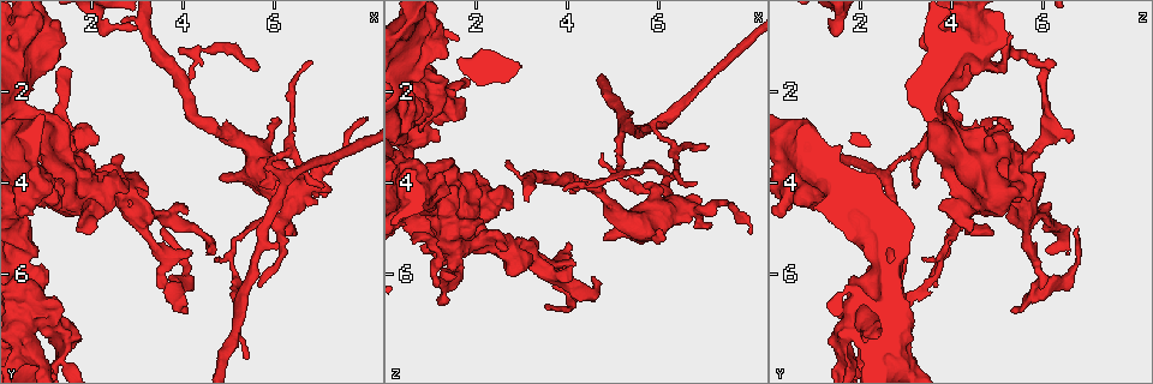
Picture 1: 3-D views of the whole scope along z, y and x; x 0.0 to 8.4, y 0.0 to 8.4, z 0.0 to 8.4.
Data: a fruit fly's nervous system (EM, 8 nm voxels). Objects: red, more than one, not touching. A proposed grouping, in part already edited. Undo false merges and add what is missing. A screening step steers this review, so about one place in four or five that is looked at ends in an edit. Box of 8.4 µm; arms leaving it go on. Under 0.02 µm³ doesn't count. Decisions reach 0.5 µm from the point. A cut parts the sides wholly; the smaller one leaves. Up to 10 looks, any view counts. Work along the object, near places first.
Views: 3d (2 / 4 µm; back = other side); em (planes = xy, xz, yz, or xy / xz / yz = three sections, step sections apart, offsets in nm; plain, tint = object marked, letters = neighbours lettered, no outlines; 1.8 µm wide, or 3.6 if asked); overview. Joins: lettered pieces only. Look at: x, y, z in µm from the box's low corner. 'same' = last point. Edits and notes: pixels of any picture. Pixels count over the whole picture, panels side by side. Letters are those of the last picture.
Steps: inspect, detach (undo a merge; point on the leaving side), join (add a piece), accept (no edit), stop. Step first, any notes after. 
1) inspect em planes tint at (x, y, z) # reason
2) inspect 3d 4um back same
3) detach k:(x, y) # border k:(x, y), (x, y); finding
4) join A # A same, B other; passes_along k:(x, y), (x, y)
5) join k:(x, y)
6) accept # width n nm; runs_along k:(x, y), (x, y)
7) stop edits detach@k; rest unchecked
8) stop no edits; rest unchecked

inspect em planes plain at (1.40, 7.65, 2.15) # abrupt turn

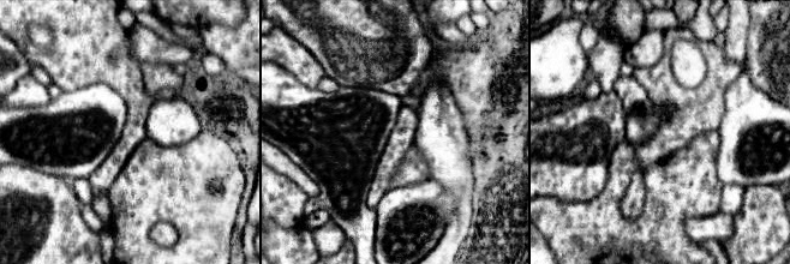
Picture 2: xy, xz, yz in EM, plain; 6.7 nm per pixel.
inspect em planes letters same # what lies round it

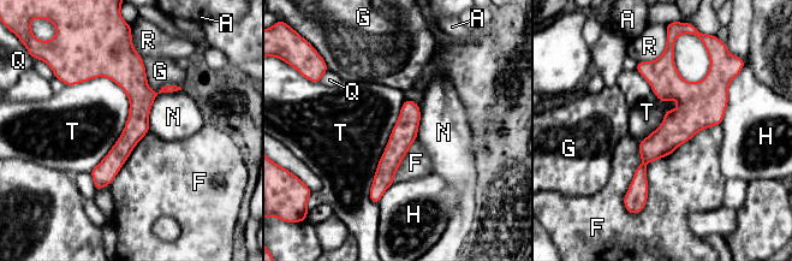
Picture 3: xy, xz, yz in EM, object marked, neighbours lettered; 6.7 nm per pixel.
accept # A other, F other, G other, H other, N other, Q other, R other, T other; border 3:(105, 76), (129, 117), (89, 171); continuous, no second neuron

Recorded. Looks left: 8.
inspect 3d 2um back at (0.80, 5.60, 2.20) # branch stops here

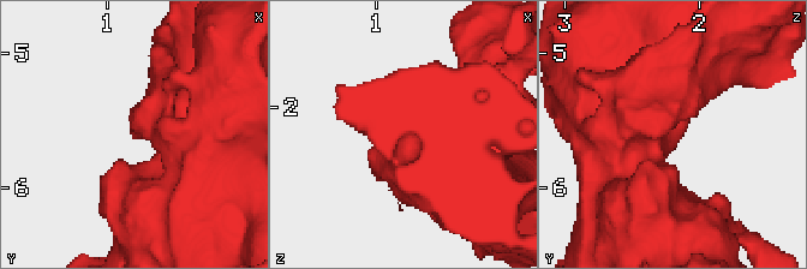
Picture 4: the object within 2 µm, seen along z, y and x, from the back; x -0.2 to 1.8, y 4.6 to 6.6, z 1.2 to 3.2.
inspect em xz step 4 tint at (0.78, 5.52, 2.24) # now the EM

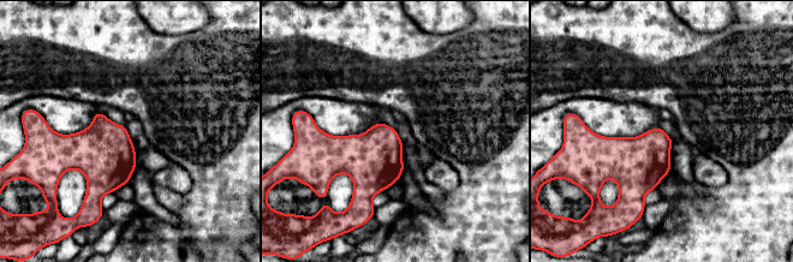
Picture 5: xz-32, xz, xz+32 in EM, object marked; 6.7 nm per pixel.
inspect em planes letters same # another direction

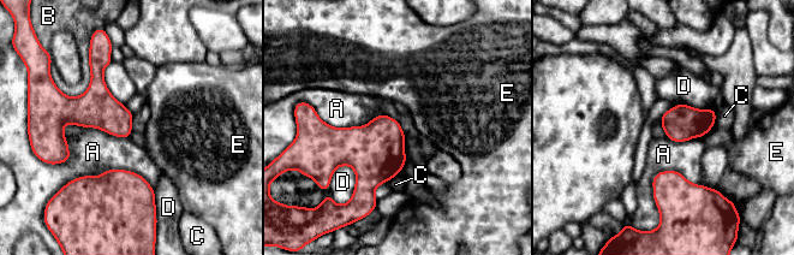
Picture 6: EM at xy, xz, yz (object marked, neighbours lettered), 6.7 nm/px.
accept # A other, B other, C other, D other, E other; none of them fits

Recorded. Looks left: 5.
inspect 3d 2um back at (4.00, 6.80, 5.30) # thin end

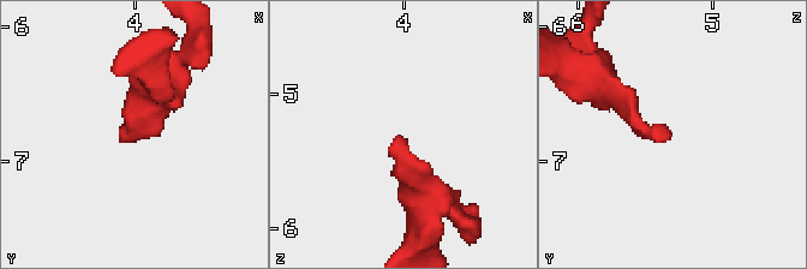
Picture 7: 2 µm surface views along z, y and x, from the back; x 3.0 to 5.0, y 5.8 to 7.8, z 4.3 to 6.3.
inspect em xy step 16 plain at (4.00, 6.80, 5.32)

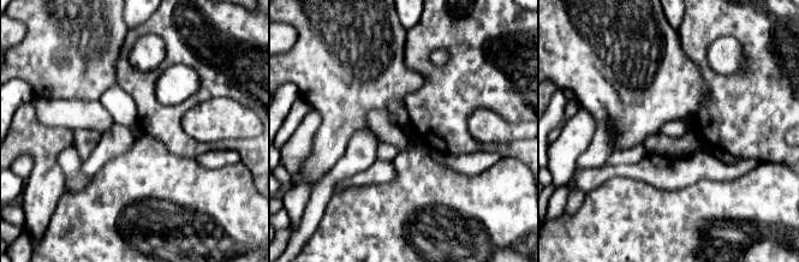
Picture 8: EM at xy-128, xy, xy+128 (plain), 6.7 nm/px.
inspect em xy step 16 letters same # what lies round it

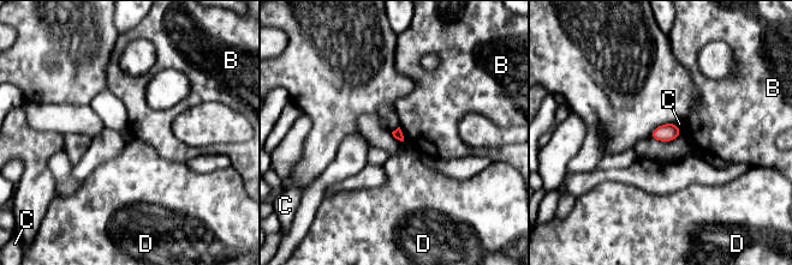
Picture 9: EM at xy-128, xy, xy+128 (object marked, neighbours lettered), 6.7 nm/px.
accept # B other, C other, D other; border 9:(399, 126), (404, 140); none of them fits

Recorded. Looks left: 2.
inspect em planes letters at (1.15, 1.45, 5.95) # touches itself

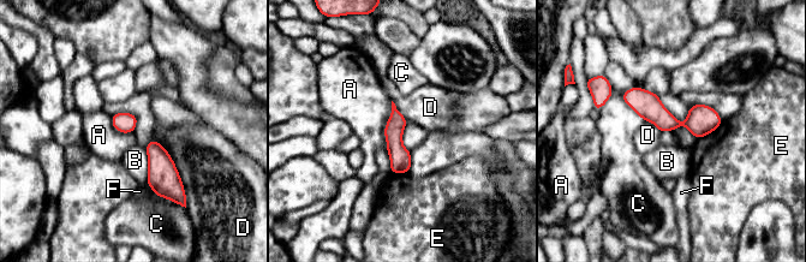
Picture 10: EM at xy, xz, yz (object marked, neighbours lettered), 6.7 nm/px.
accept # A other, B other, C other, D other, E other, F other; border 10:(392, 101), (384, 127), (386, 148); all the same neuron

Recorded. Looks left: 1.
inspect em planes letters at (1.35, 0.85, 4.20) # closes a loop

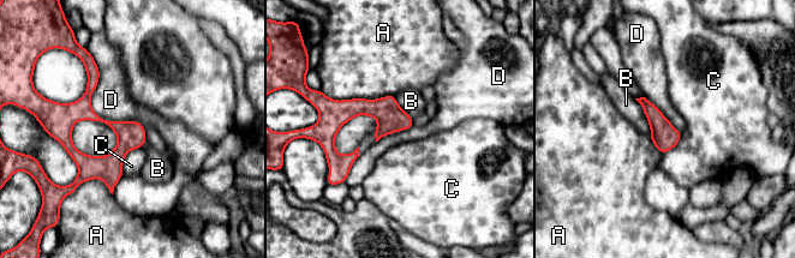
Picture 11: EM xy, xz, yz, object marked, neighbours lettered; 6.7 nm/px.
accept # width 180 nm; A other, B other, C other, D other; one neuron here

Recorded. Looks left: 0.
stop no edits; rest unchecked

